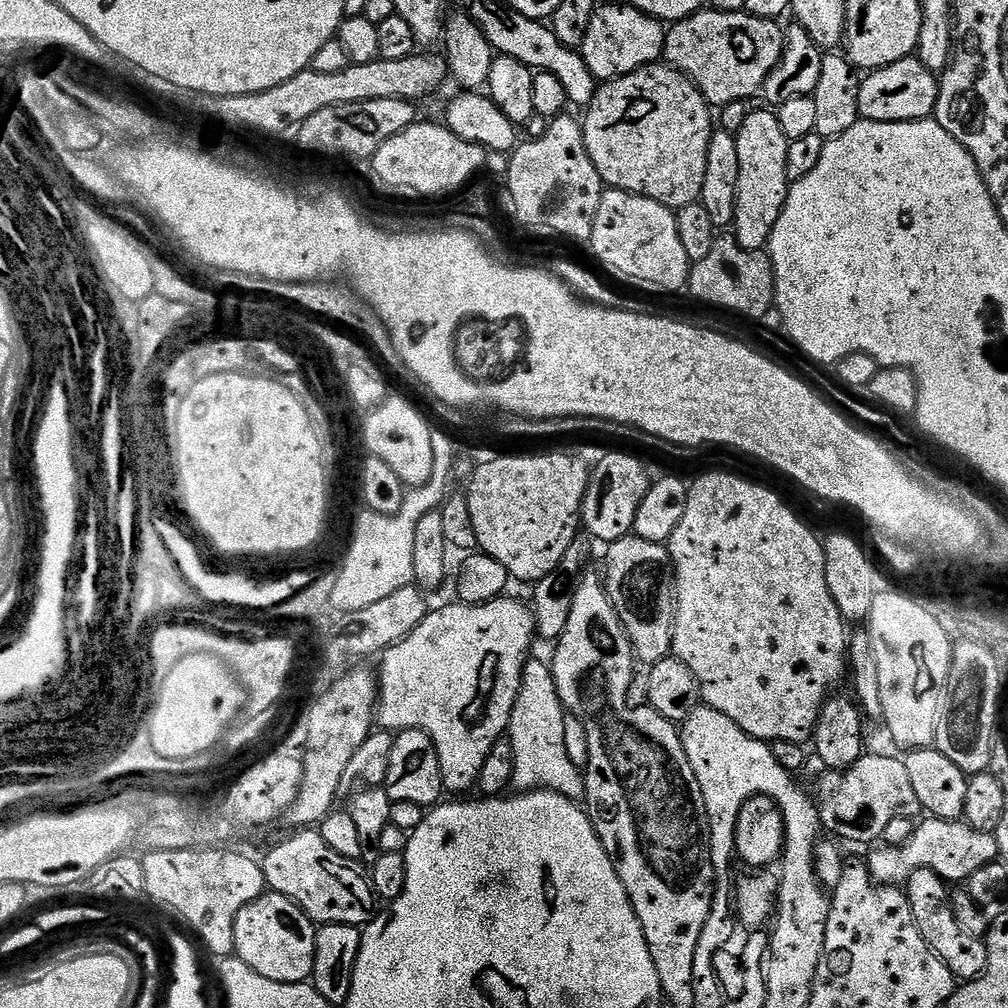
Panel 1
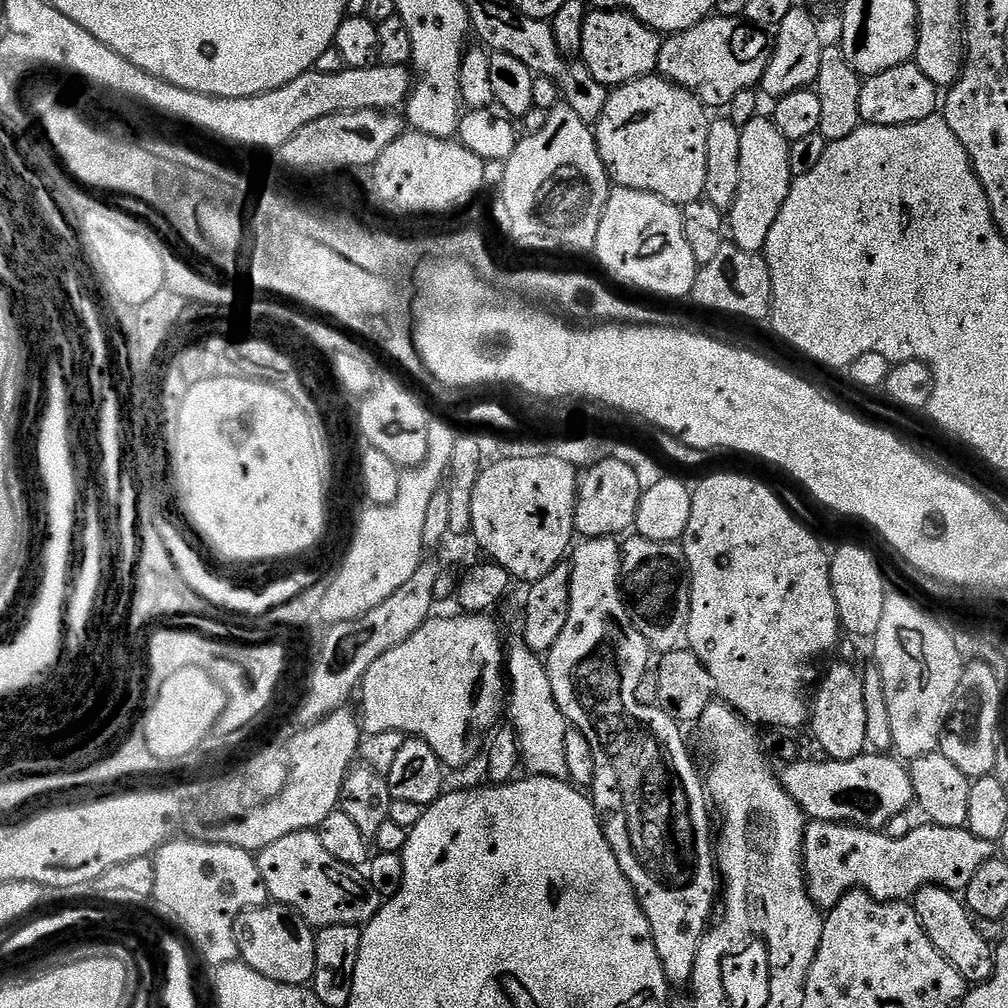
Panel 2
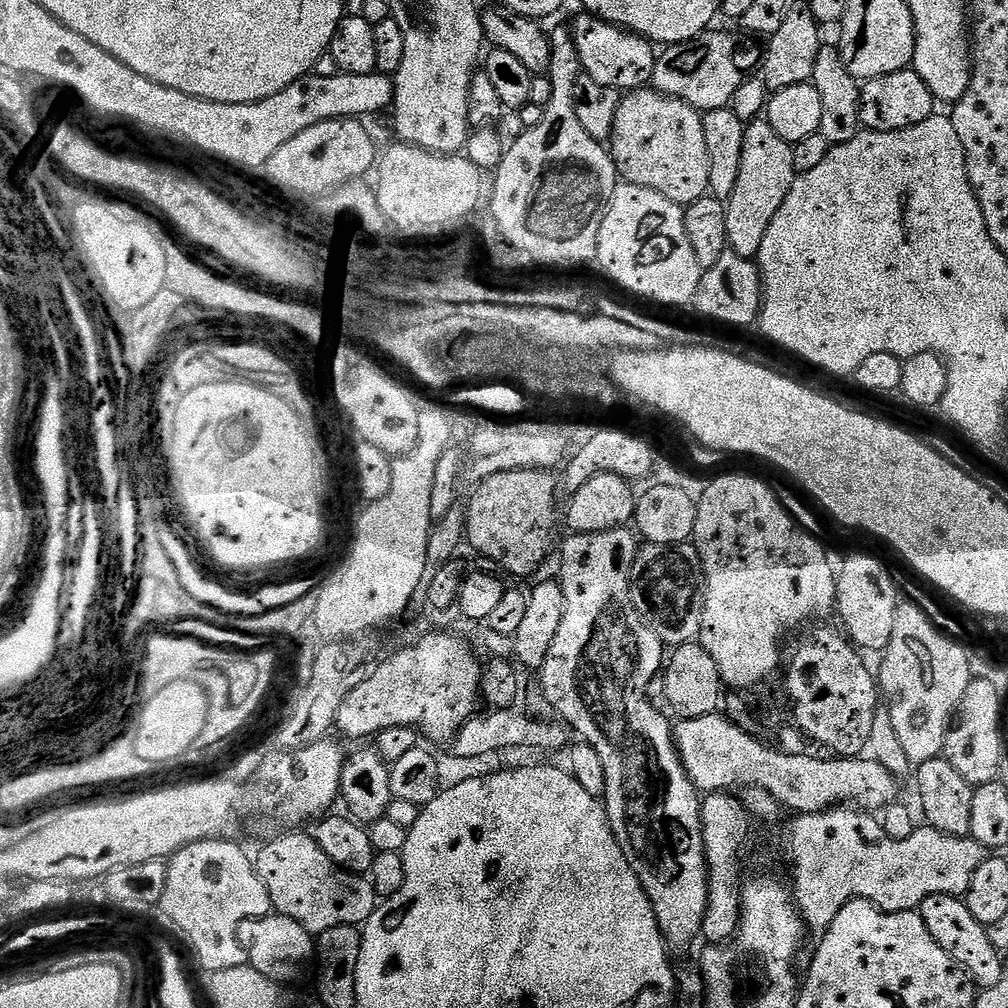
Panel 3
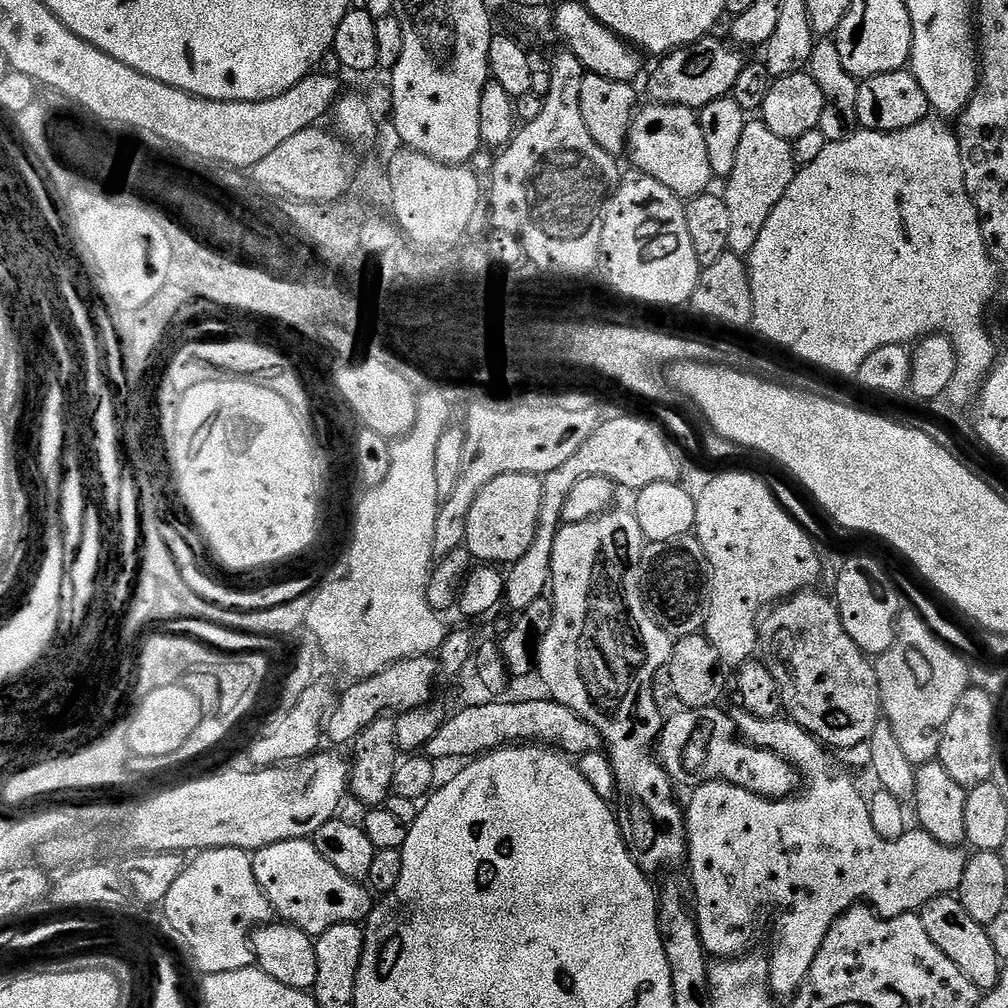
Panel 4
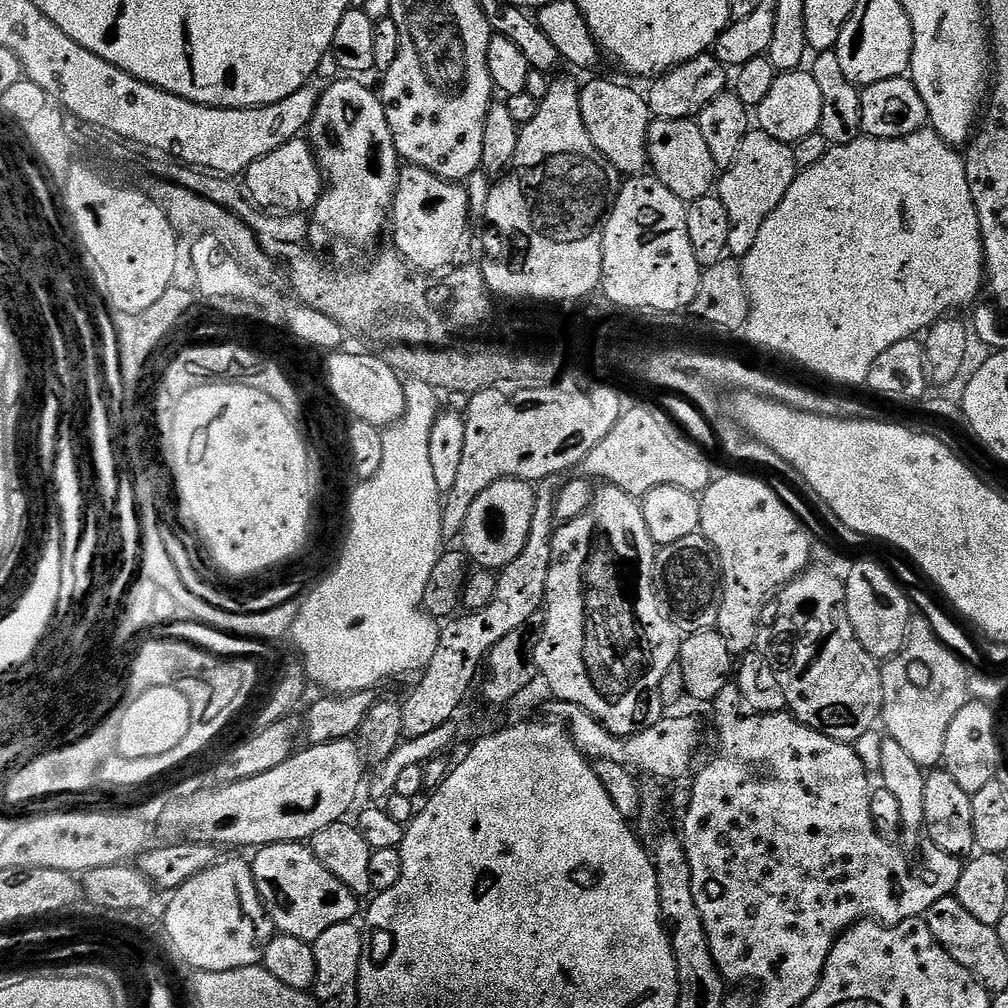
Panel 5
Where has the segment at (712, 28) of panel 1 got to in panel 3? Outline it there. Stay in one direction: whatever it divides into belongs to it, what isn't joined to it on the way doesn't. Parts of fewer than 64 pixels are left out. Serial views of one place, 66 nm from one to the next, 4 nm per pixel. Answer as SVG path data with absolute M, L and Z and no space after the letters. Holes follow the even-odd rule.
M709 30L681 44L669 44L656 57L651 87L678 98L703 114L727 108L735 90L757 71L762 52L752 44L739 44L728 32Z

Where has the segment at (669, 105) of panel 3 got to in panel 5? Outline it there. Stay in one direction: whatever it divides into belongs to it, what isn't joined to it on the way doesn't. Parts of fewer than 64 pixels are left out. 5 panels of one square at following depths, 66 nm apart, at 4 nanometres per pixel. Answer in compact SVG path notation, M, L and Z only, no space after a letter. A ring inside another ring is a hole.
M653 119L648 131L648 162L656 179L685 202L707 196L717 187L718 169L714 158L710 158L710 150L695 119Z

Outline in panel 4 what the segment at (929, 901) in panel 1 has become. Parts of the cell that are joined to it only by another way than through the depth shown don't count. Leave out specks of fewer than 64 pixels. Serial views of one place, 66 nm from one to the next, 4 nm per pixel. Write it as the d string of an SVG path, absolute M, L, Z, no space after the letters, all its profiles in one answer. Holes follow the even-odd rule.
M955 895L939 896L930 898L918 913L922 926L926 926L926 934L930 934L930 942L966 974L974 982L974 986L979 988L981 993L987 994L992 991L992 987L1000 981L1002 962L996 953L994 942L988 936L988 929L985 925L974 922L970 914L966 914L966 906Z

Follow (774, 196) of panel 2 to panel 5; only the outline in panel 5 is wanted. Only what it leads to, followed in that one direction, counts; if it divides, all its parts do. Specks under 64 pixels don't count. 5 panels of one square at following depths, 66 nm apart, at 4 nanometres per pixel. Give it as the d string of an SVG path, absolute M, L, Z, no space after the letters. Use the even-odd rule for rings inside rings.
M750 130L746 138L742 138L742 146L738 146L738 158L719 177L718 195L722 206L726 206L726 214L730 214L730 242L728 243L728 256L742 258L750 254L754 241L758 239L758 233L762 230L762 222L774 214L774 209L782 198L786 198L786 190L794 182L798 169L794 162L792 145L778 142L778 138L770 138L770 134L759 130Z

